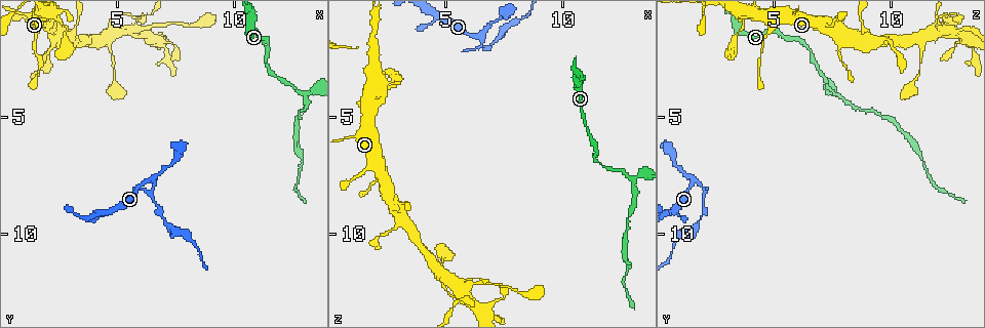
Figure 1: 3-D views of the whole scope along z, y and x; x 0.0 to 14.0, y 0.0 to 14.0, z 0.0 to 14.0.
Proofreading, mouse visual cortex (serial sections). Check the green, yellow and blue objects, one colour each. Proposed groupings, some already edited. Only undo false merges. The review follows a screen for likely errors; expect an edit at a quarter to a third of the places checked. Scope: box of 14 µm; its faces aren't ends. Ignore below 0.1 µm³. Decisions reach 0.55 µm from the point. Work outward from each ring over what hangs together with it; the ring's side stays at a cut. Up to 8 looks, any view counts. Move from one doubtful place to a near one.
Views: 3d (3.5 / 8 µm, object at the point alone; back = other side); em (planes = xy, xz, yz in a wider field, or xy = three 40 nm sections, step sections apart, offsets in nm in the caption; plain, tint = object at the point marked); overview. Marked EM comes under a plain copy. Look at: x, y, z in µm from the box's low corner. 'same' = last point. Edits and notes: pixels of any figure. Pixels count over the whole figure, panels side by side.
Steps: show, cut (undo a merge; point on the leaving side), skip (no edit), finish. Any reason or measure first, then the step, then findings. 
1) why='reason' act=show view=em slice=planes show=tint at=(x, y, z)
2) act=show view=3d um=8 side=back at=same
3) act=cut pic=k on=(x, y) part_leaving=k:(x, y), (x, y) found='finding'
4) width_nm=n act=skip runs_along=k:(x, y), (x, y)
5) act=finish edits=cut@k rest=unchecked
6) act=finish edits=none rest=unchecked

why='three-way junction' act=show view=3d um=3.5 at=(12.8, 4.0, 7.6)

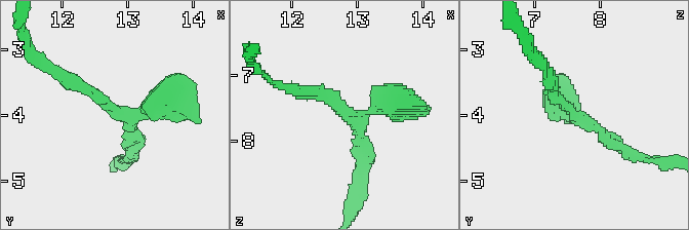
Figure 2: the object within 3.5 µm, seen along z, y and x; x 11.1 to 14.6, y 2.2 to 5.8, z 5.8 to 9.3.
arms=3 arm_widths_nm=200,200,400 why='need the tissue' act=show view=em slice=xy step=1 show=tint at=(12.80, 4.00, 7.60)

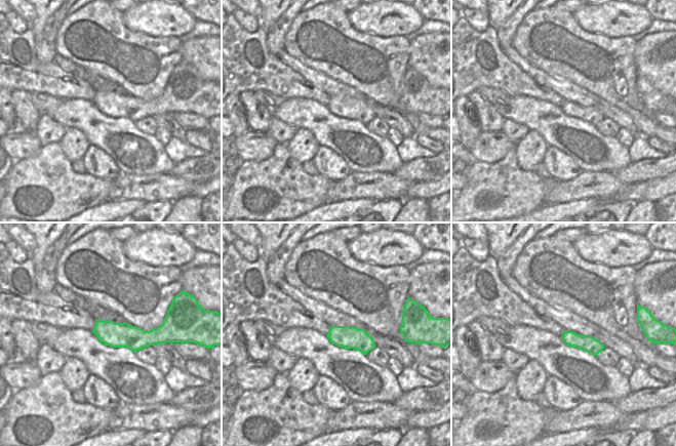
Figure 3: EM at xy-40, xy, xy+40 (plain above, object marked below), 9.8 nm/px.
act=skip runs_along=2:(552, 77), (554, 97), (624, 150) found='one cell here'

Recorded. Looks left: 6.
why='thin neck' act=show view=3d um=8 side=back at=(5.8, 1.2, 12.4)

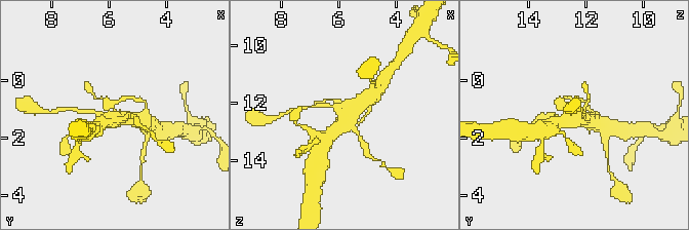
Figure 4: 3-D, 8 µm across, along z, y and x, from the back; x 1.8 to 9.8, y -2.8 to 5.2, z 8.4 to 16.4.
why='closer look' act=show view=3d um=3.5 at=(5.7, 1.2, 12.3)

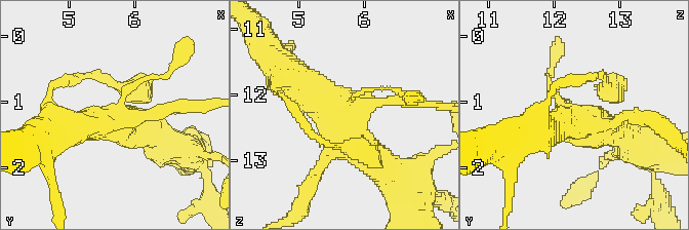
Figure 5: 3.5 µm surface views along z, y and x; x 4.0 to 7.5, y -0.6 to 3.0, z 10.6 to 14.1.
act=show view=em slice=xy step=1 show=tint at=(5.80, 1.25, 12.30)

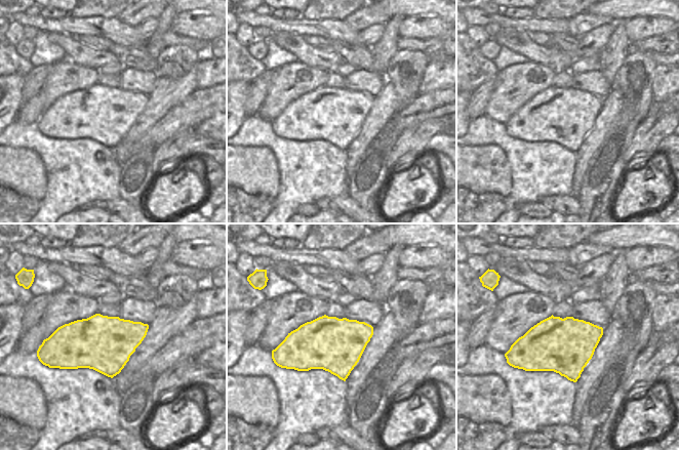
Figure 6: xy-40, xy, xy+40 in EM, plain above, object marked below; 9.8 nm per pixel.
act=skip runs_along=5:(293, 80), (350, 115), (384, 167) found='all the same cell'

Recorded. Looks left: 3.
why='narrows sharply' act=show view=3d um=3.5 at=(3.3, 0.9, 8.7)

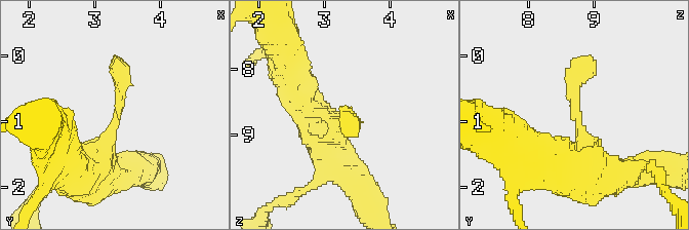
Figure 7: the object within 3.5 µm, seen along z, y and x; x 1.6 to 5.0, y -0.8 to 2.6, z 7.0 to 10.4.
act=show view=em slice=xy step=1 show=tint at=(3.30, 1.00, 8.80)

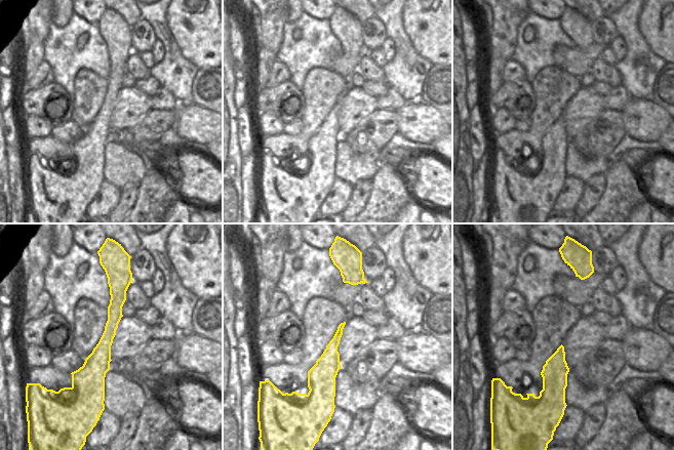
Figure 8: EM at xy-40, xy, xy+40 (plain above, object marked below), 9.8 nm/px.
act=skip runs_along=8:(115, 285), (101, 392) found='one cell here'

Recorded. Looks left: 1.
act=finish edits=none rest=unchecked

